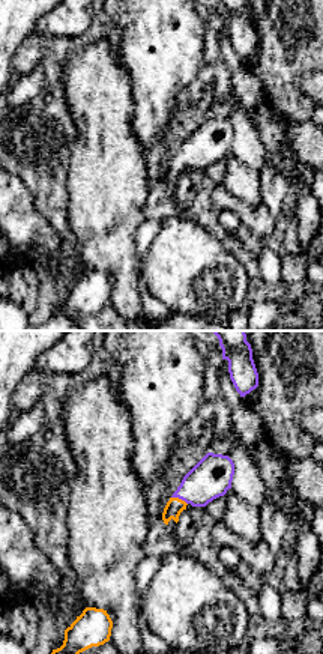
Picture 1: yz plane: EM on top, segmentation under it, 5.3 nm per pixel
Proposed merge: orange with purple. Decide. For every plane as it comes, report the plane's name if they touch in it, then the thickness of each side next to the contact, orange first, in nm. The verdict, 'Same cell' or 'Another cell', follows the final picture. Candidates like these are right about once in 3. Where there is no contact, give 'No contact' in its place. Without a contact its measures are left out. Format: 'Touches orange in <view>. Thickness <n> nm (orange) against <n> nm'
Touches orange in yz. Thickness 90 nm (orange) against 220 nm

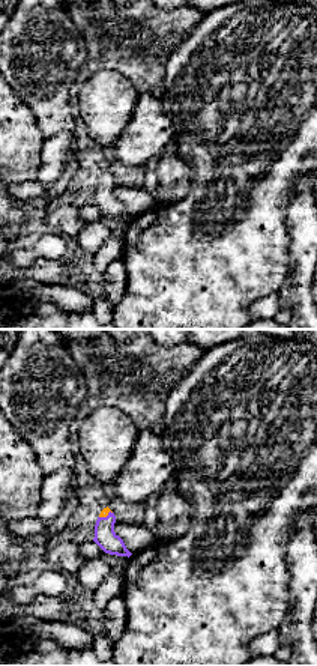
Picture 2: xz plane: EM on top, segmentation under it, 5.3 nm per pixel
Touches orange in xz. Thickness 50 nm (orange) against 120 nm

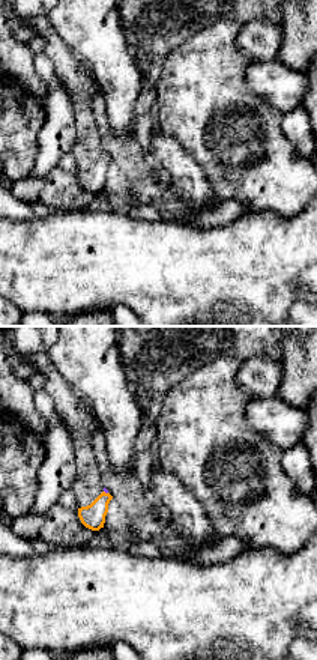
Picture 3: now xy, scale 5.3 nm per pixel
Touches orange in xy. Thickness 130 nm (orange) against 20 nm

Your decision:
Same cell

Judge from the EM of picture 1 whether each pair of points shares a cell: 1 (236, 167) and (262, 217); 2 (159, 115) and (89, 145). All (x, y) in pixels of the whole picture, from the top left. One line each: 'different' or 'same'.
1: different
2: different

